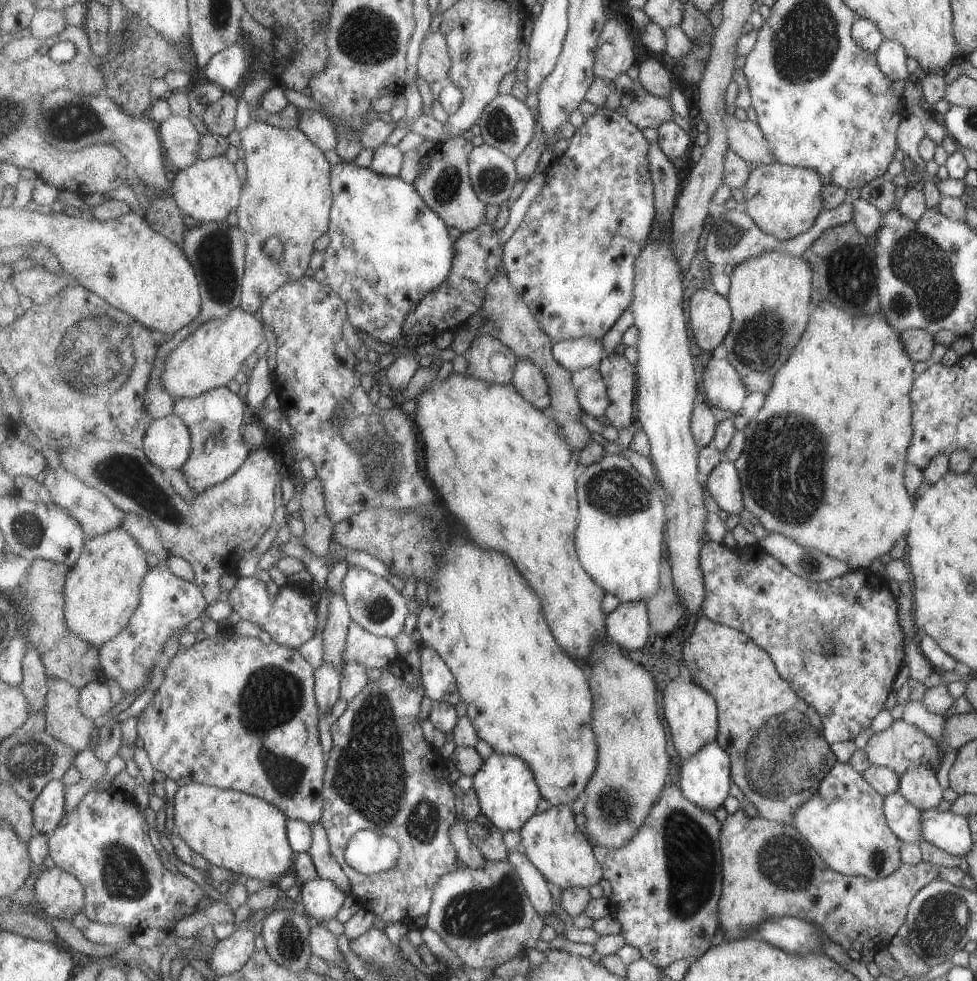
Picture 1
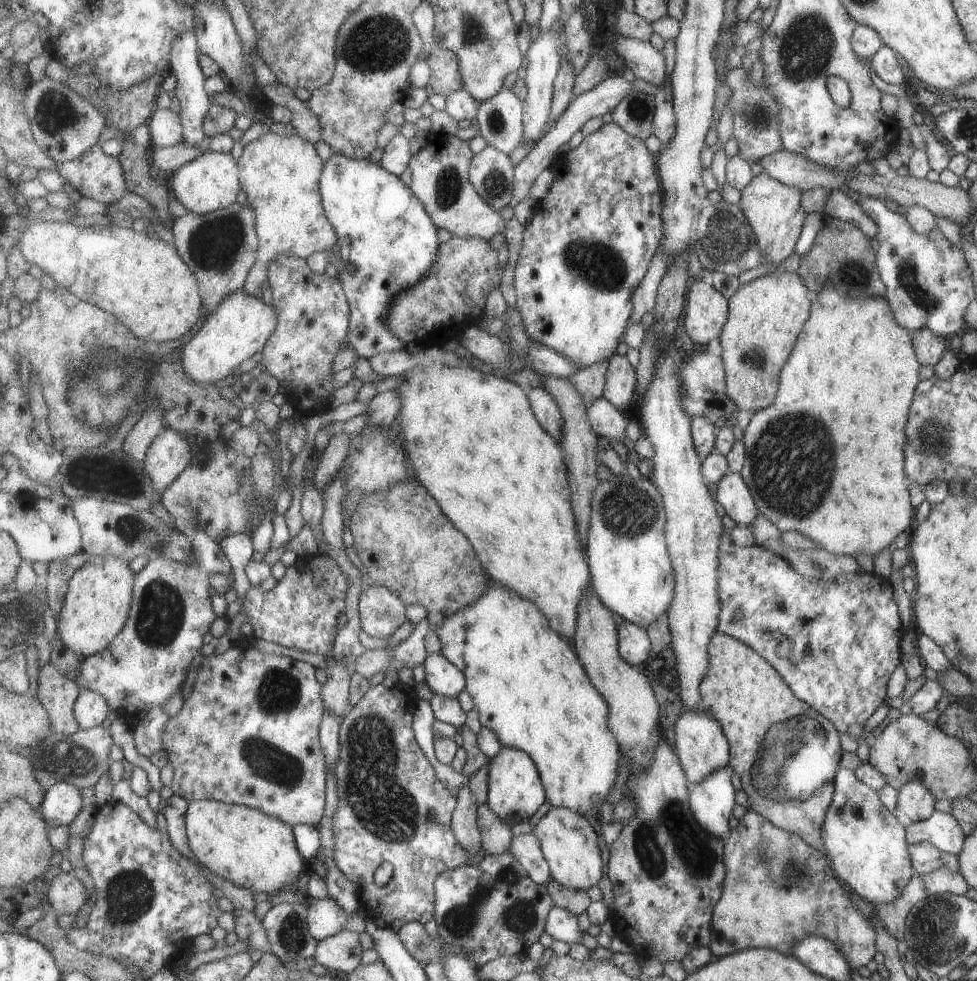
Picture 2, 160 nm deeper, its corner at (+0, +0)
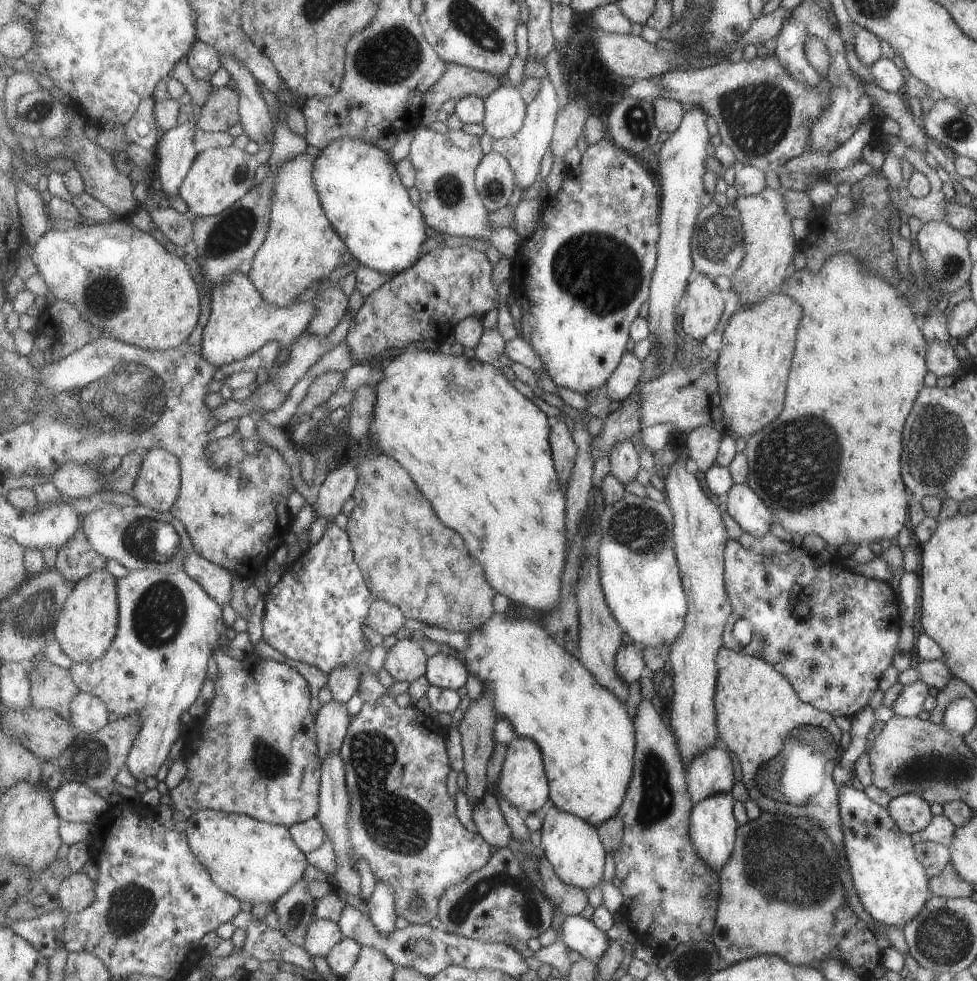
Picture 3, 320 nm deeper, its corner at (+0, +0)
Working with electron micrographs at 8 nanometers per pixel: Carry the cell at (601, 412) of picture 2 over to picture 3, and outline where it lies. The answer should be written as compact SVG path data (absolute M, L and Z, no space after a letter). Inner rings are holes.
M631 440L620 442L612 450L609 459L611 474L615 475L623 484L637 480L637 474L641 470L641 460L639 460L639 451Z

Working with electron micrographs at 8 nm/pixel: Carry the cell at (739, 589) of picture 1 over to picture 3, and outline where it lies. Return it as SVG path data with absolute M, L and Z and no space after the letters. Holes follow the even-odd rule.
M740 541L728 542L725 551L726 558L726 589L728 590L729 596L732 599L733 612L732 616L729 617L728 625L724 630L724 646L729 647L731 650L740 652L744 655L751 655L767 661L778 673L781 673L791 683L793 690L796 691L797 698L802 703L811 705L813 708L820 710L821 712L835 716L845 716L850 718L855 716L859 710L867 706L867 701L873 694L874 690L878 688L877 679L878 676L885 670L889 665L892 664L893 654L896 648L897 632L899 630L899 614L897 614L897 598L891 590L891 585L885 581L878 581L877 579L867 578L865 575L854 573L853 571L846 569L845 566L839 564L839 558L830 558L829 561L823 562L821 566L815 565L816 555L809 554L803 547L789 549L786 553L769 555L768 557L758 554L753 554L745 550ZM800 602L807 602L810 608L810 615L807 619L793 618L793 608ZM741 618L747 619L752 624L752 633L750 642L746 646L741 646L741 642L733 636L733 624Z

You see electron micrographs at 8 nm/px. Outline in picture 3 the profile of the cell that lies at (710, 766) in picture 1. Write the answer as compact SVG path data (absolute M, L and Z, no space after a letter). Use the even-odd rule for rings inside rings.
M719 793L696 804L692 812L691 836L693 844L703 862L708 863L715 870L720 871L736 849L738 829L740 828L737 818L733 814L736 799L733 793Z

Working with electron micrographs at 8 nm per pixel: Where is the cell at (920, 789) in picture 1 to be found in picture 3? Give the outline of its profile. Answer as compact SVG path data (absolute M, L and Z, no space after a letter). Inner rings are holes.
M903 793L893 797L886 809L892 816L897 828L904 834L911 836L913 833L924 829L932 820L929 806L925 799L915 793Z

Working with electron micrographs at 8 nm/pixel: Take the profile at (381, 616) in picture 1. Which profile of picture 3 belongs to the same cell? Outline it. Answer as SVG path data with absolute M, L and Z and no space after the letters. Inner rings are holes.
M376 600L373 602L373 608L369 610L366 626L383 637L391 634L398 636L402 634L406 621L401 607L387 600Z

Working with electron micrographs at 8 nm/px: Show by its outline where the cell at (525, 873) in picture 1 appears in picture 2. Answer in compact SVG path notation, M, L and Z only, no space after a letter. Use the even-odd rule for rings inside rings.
M556 907L548 917L546 933L554 941L564 941L569 945L583 942L584 932L579 926L579 918L569 910Z

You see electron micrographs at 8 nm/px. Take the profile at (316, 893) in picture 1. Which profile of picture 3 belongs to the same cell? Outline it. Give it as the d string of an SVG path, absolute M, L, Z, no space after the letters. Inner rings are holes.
M315 917L305 938L305 948L309 955L326 958L343 938L341 926L337 922Z

